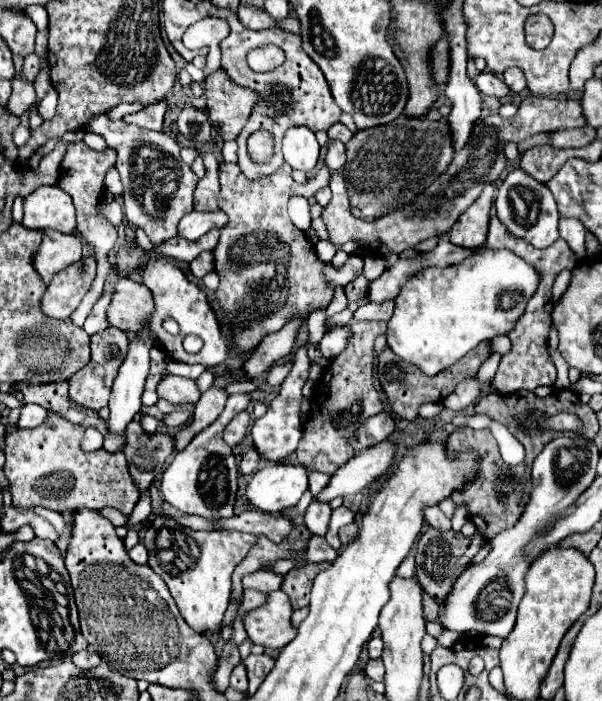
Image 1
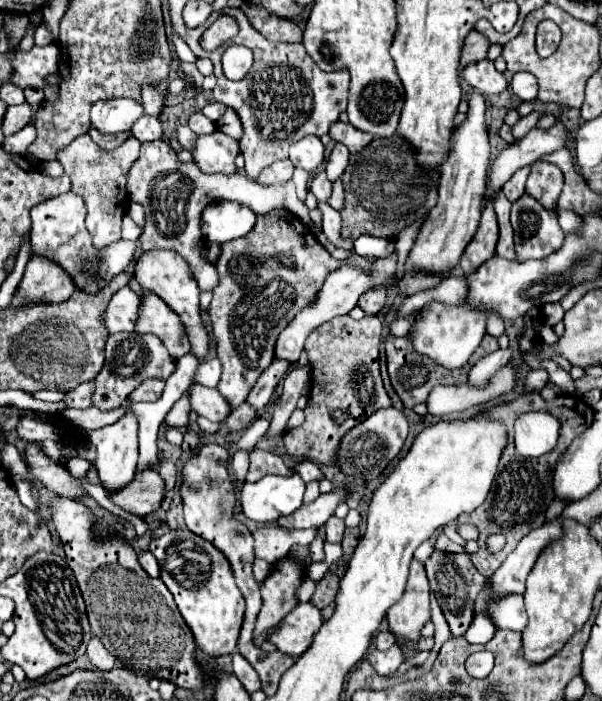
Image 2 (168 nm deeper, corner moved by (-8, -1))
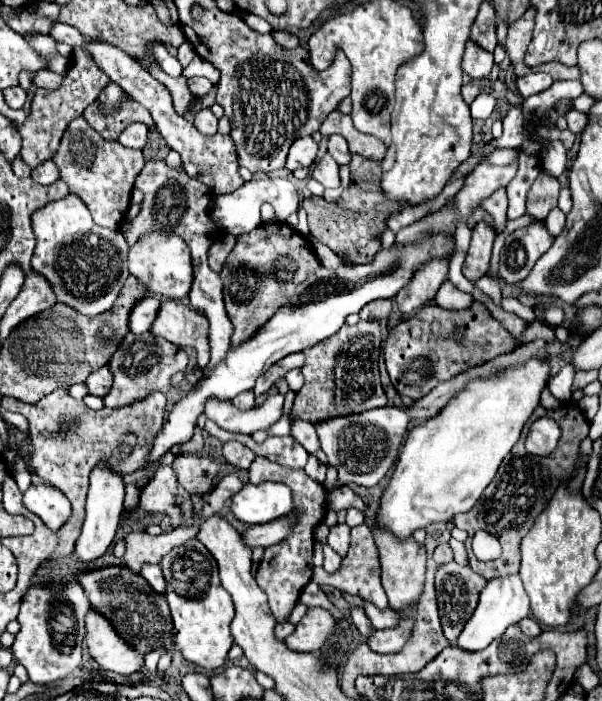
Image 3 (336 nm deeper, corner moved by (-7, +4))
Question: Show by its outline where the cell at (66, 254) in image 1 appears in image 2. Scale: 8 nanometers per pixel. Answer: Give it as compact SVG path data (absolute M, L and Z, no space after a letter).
M31 257L15 291L13 305L19 309L33 303L63 303L73 291L75 285L71 285L71 277L67 277L59 265L43 261L43 257Z

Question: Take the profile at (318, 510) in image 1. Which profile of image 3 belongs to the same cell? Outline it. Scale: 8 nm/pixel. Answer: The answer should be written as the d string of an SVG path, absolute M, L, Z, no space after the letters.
M336 524L330 528L328 534L328 544L340 554L346 556L348 552L348 544L350 544L350 528L346 524Z

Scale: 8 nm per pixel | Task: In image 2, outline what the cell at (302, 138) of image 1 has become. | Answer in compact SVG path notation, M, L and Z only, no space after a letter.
M303 137L289 149L289 159L295 167L301 167L309 173L317 171L317 167L323 163L325 147L319 141L319 137Z

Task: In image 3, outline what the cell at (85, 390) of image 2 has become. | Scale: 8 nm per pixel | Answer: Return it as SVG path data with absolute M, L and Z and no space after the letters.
M106 366L92 372L86 378L86 388L88 388L88 394L92 396L106 396L106 392L110 390L110 384L112 384L112 374Z

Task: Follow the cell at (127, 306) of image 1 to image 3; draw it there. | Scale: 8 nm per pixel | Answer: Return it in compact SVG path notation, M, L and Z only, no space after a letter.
M162 300L150 332L176 346L194 346L198 350L198 366L204 368L208 364L208 320L200 312L190 310L176 300Z

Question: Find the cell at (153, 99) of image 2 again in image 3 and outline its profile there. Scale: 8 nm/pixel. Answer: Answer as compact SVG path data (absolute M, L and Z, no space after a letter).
M54 22L52 24L50 36L56 42L66 42L70 46L80 46L80 44L86 46L86 50L92 54L96 64L110 76L110 80L120 84L122 88L126 88L130 98L134 98L138 104L142 104L152 114L154 124L156 124L158 132L162 134L162 138L166 140L166 144L172 150L180 152L182 166L188 172L188 176L192 176L192 178L200 180L202 184L206 184L214 194L228 194L228 192L238 190L244 184L242 176L238 174L238 156L236 156L234 140L230 140L230 136L224 136L224 134L206 136L206 134L198 132L192 122L188 122L186 118L178 116L174 112L174 106L172 106L170 90L162 82L158 82L156 78L152 78L152 74L138 60L130 58L126 52L122 52L122 50L118 50L118 48L106 44L106 42L86 40L78 30L74 30L72 26L62 24L62 22Z

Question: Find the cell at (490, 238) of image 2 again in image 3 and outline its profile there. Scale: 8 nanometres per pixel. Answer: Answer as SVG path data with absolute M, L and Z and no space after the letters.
M478 222L472 228L472 242L470 242L470 250L466 254L466 260L462 264L462 274L470 280L476 282L478 278L482 278L488 270L490 264L490 254L492 254L492 244L494 244L496 232L488 222Z

